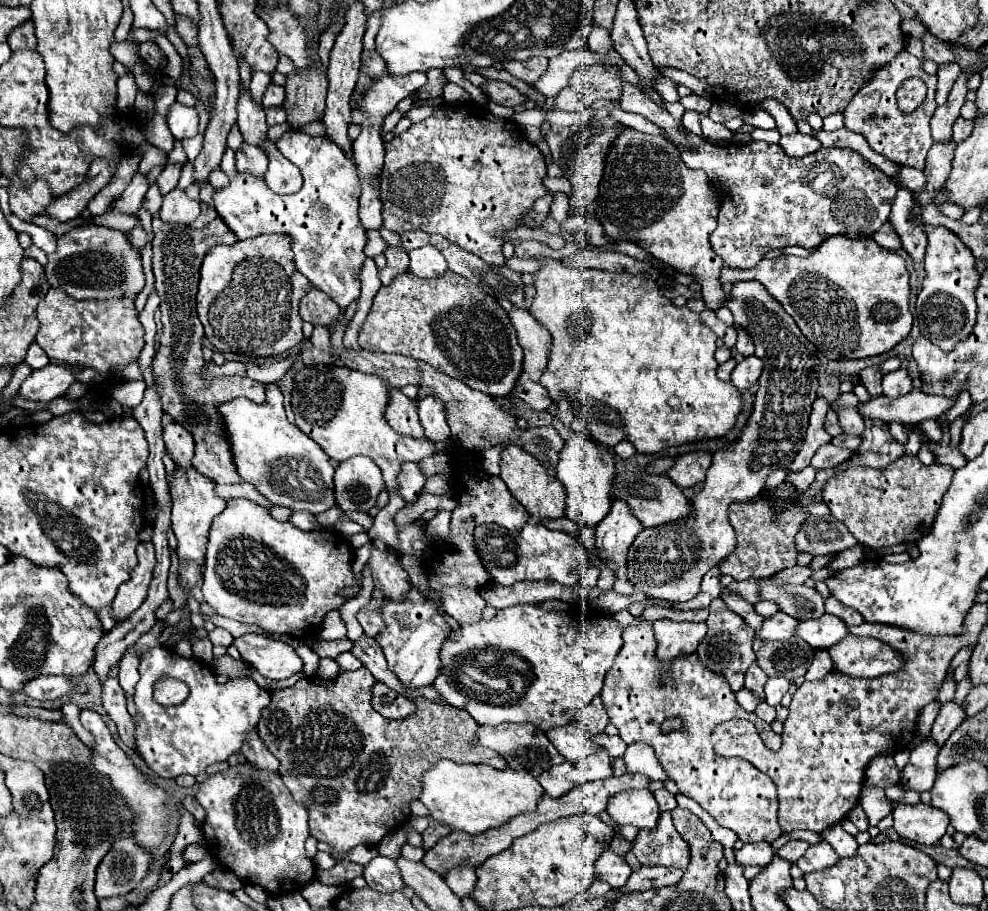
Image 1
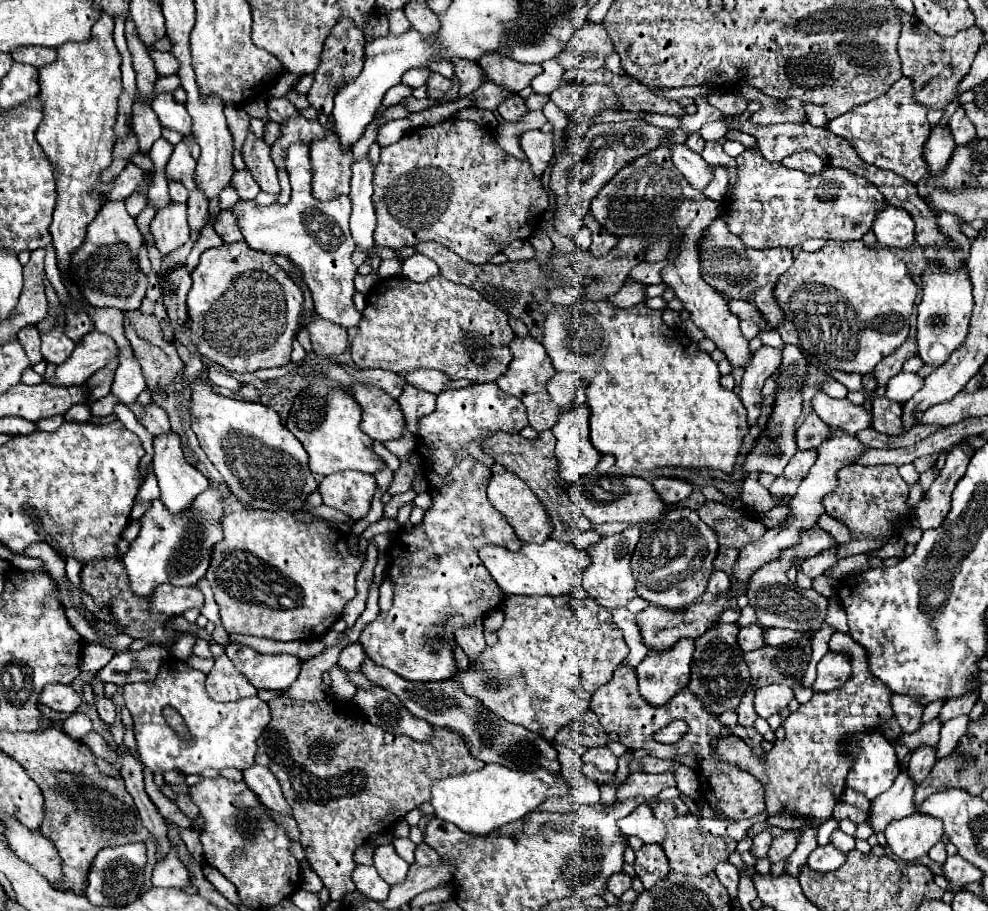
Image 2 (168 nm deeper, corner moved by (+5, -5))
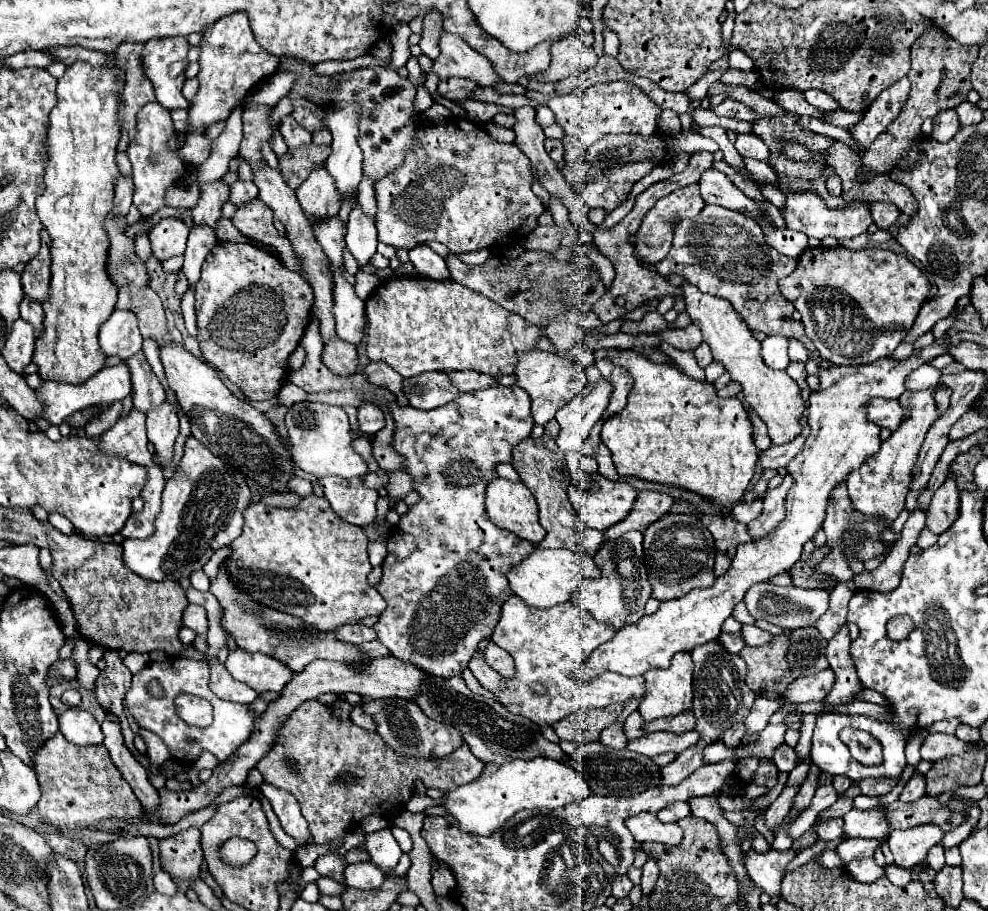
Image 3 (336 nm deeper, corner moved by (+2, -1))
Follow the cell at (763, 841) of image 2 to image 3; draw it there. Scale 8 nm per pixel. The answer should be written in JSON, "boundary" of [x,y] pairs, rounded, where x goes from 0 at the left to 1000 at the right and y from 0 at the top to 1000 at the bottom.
{"boundary":[[[804,863],[804,865],[794,865],[791,872],[783,878],[783,883],[773,891],[773,905],[775,905],[777,911],[785,913],[785,911],[789,909],[789,905],[794,902],[798,889],[800,889],[800,885],[802,885],[802,876],[806,874],[806,869],[808,869],[808,863]]]}

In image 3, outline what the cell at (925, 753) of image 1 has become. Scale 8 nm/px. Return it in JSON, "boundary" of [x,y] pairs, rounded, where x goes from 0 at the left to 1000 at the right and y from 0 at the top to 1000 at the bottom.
{"boundary":[[[891,883],[881,889],[860,889],[854,896],[854,915],[858,920],[897,920],[901,915],[897,885]]]}

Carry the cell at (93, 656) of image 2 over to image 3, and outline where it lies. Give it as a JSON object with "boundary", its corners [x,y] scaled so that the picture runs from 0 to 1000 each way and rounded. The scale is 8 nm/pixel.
{"boundary":[[[63,724],[63,729],[59,729],[59,738],[63,738],[63,746],[77,744],[77,740],[79,740],[77,727],[73,727],[73,724]]]}

